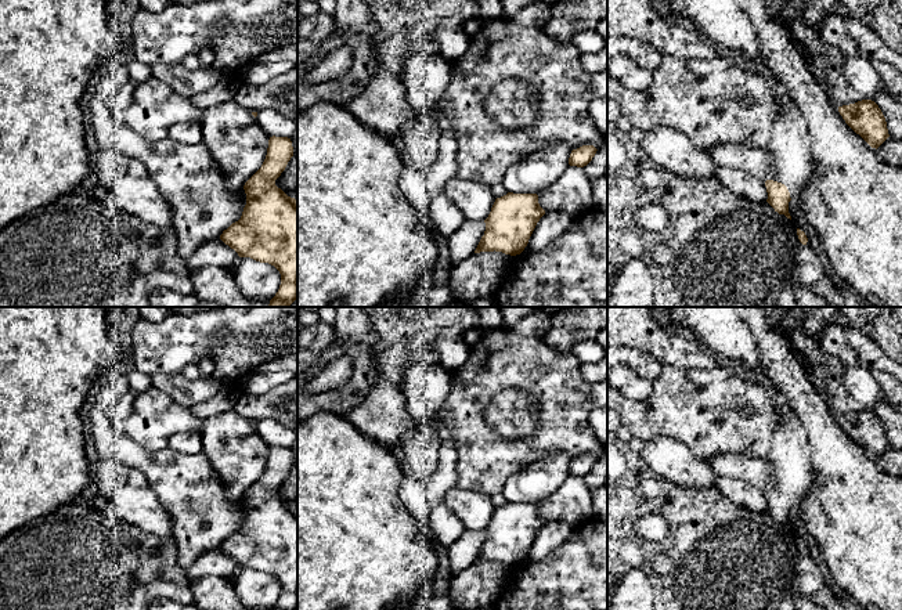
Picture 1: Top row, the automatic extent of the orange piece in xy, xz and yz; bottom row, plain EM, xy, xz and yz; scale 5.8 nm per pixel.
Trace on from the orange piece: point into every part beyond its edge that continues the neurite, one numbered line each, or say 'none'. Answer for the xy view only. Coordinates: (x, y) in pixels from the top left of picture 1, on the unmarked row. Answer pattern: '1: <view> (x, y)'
none

